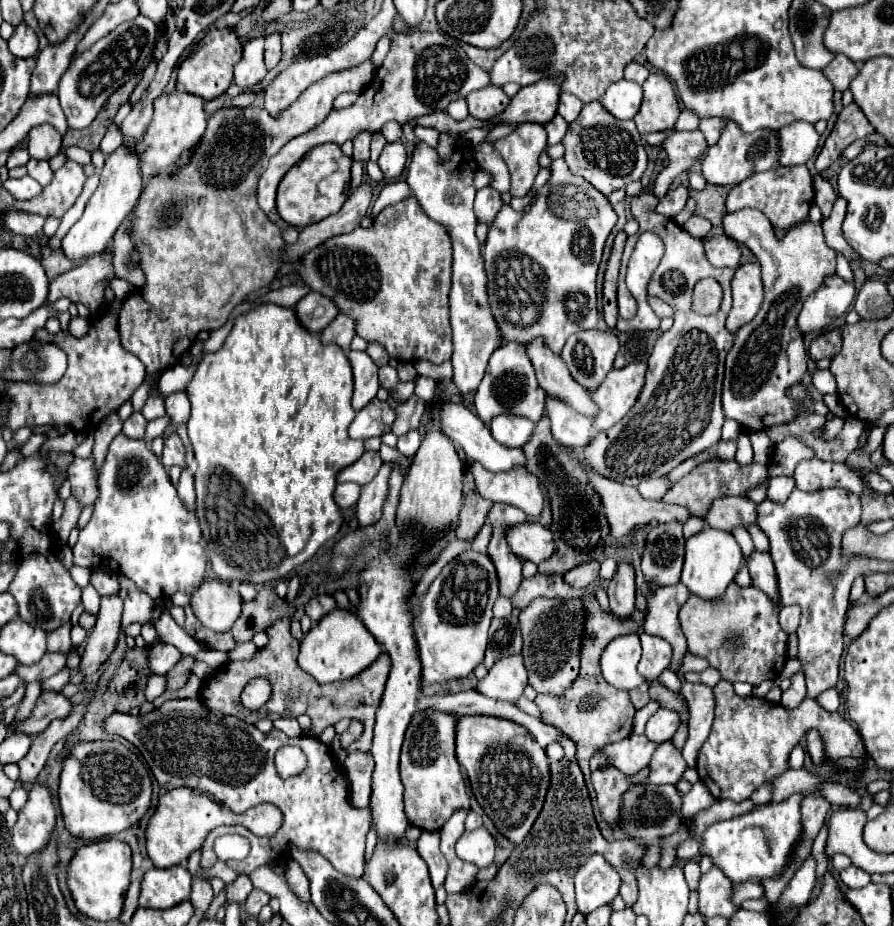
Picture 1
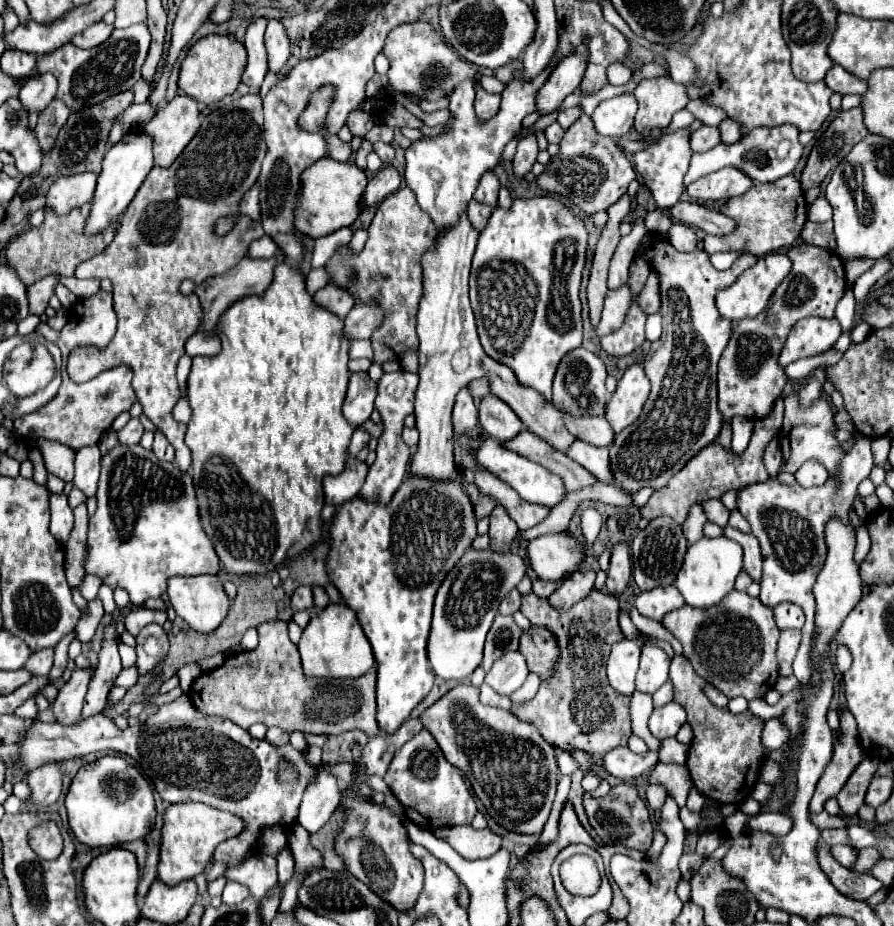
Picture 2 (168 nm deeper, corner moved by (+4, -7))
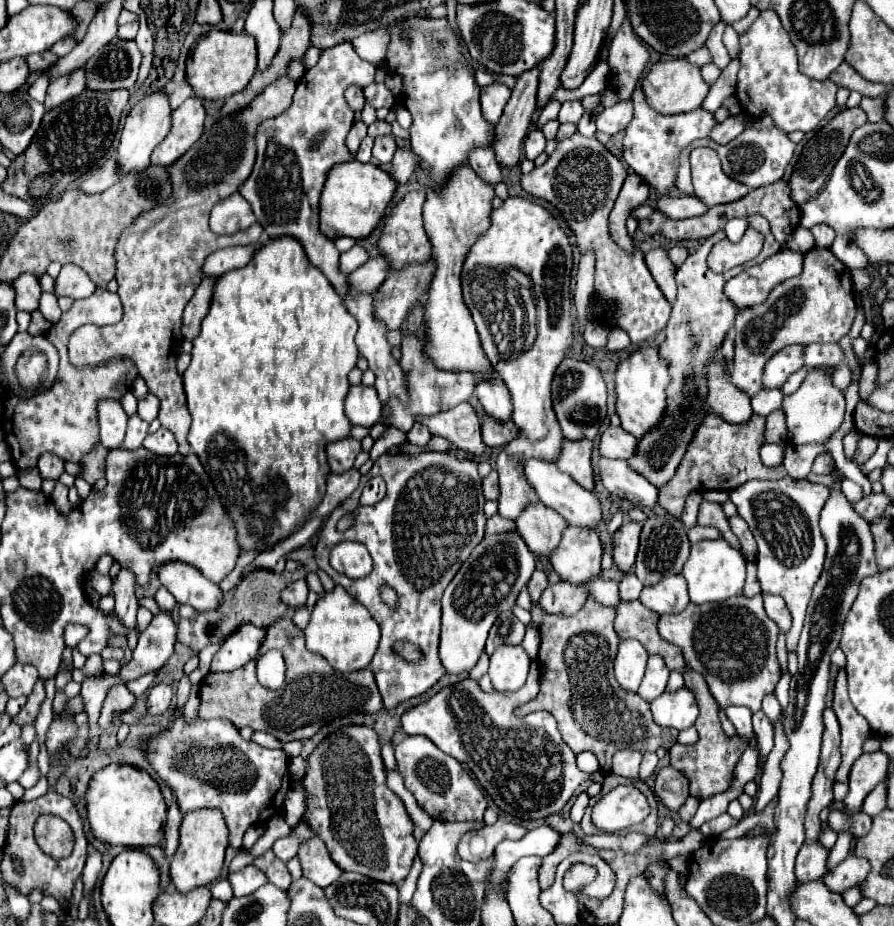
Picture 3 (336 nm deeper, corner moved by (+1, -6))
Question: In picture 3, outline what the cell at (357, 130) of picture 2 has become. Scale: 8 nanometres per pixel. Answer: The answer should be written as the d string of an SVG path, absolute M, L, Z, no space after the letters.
M349 86L347 92L345 92L345 100L347 100L347 104L349 104L349 108L351 108L353 112L363 110L363 104L365 104L363 90L359 90L359 88L355 88L355 86Z

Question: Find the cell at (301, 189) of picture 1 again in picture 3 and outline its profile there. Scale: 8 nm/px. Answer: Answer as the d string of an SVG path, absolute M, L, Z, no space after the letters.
M359 160L345 162L335 166L325 182L321 192L321 232L329 238L351 236L355 240L367 238L385 216L389 202L397 192L397 182L393 176L379 166L367 162L361 164Z

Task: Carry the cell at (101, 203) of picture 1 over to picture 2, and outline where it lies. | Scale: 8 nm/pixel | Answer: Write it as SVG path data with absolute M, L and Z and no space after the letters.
M138 131L126 133L120 143L116 143L114 147L108 149L108 153L104 155L102 171L98 175L98 185L96 185L96 191L92 197L92 209L90 209L86 227L84 227L84 233L88 237L94 233L102 233L104 229L108 229L108 225L116 223L124 215L124 211L132 203L136 191L140 189L140 185L144 183L144 179L152 167L154 167L152 139L144 133L138 133Z

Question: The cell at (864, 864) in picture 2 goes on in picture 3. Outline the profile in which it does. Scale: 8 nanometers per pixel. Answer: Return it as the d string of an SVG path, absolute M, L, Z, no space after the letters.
M853 852L847 856L847 860L843 860L837 868L833 868L823 882L827 884L827 888L831 888L833 892L845 892L853 886L857 886L859 882L863 882L869 874L871 866L867 864L867 860L857 858Z

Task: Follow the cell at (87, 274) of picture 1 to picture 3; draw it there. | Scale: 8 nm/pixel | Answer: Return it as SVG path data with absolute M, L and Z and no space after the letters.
M31 274L17 276L15 282L11 282L11 286L15 288L15 308L17 310L23 310L23 312L37 310L41 288L39 288L39 282L35 276L31 276Z

